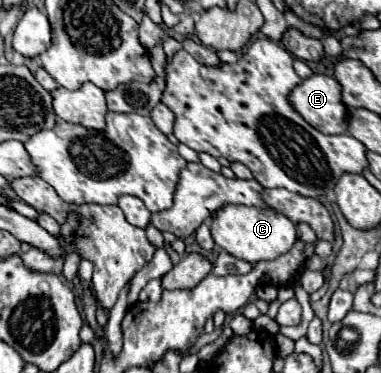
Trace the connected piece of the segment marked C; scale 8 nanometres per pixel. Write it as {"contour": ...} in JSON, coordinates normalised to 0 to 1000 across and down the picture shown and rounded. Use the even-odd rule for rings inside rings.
{"contour":[[[588,550],[556,582],[551,625],[567,657],[651,705],[703,700],[745,684],[777,646],[777,603],[703,555],[646,555],[646,550]]]}

